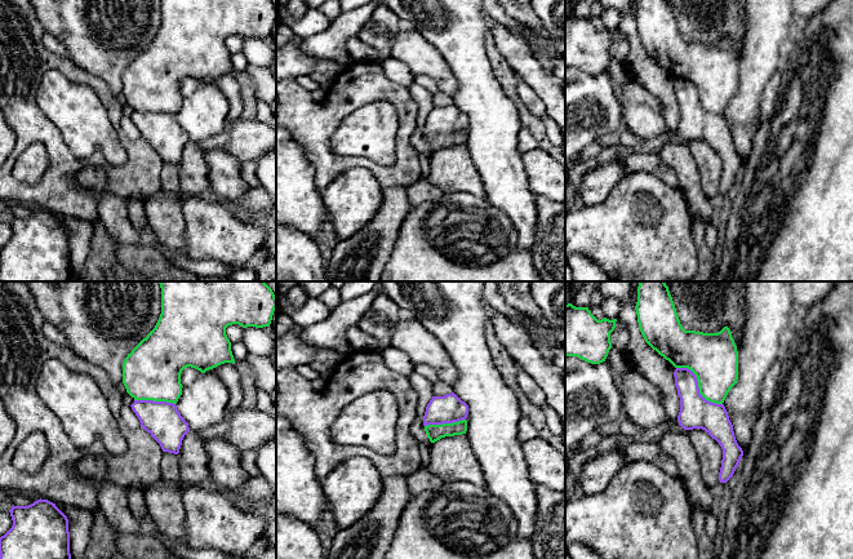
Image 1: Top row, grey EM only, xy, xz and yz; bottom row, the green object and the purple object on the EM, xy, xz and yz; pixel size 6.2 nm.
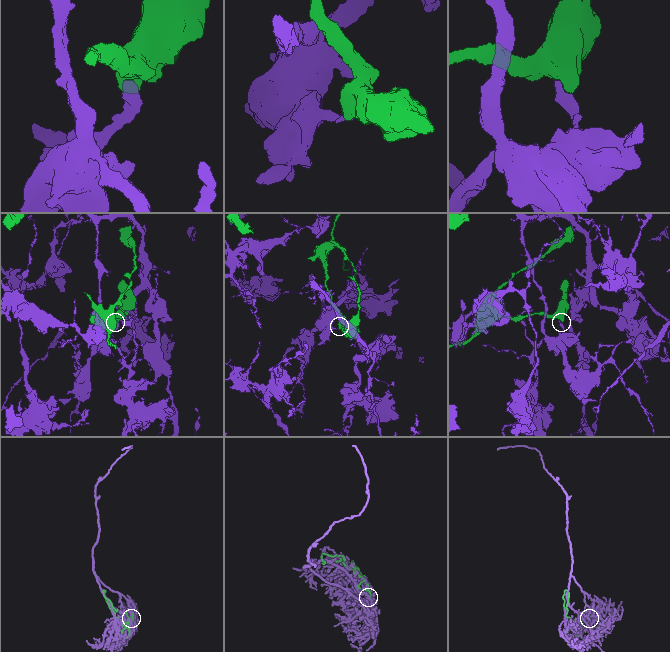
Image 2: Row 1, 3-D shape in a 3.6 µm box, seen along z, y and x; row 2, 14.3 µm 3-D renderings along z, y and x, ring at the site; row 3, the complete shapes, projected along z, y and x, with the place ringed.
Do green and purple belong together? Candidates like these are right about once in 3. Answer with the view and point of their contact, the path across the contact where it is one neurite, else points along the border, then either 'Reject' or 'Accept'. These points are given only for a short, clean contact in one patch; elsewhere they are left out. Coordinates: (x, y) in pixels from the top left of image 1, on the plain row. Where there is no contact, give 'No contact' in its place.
Touches green at yz (698, 97). Boundary: yz (676, 78), (687, 78), (698, 102), (722, 115). Reject

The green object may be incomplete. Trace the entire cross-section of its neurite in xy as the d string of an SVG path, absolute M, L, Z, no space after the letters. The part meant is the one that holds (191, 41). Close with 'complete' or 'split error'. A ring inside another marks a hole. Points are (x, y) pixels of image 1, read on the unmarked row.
M161 0L161 25L155 36L155 39L143 49L123 74L123 94L126 99L126 103L134 111L154 111L154 112L166 112L177 115L179 107L182 106L182 94L181 94L181 84L185 79L191 77L201 84L205 84L209 80L213 80L225 74L235 74L232 62L231 62L231 53L227 49L226 39L232 35L239 35L243 39L246 37L256 37L263 39L270 37L274 22L276 19L276 8L272 0Z; complete

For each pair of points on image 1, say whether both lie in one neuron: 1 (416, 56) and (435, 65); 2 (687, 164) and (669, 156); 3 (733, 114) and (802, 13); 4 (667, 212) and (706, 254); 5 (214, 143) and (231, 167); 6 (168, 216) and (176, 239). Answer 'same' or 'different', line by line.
1: same
2: same
3: different
4: different
5: different
6: same

